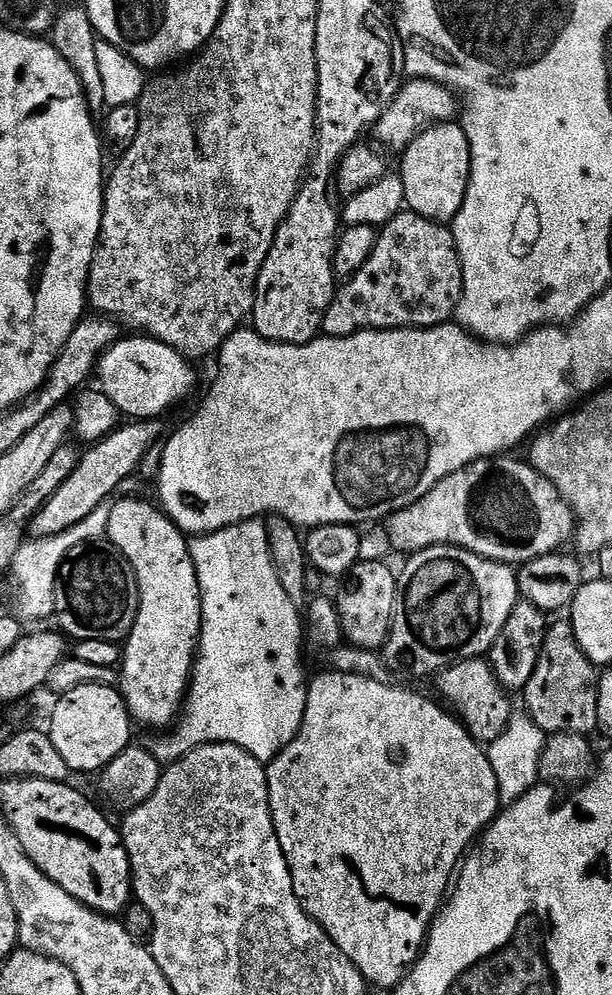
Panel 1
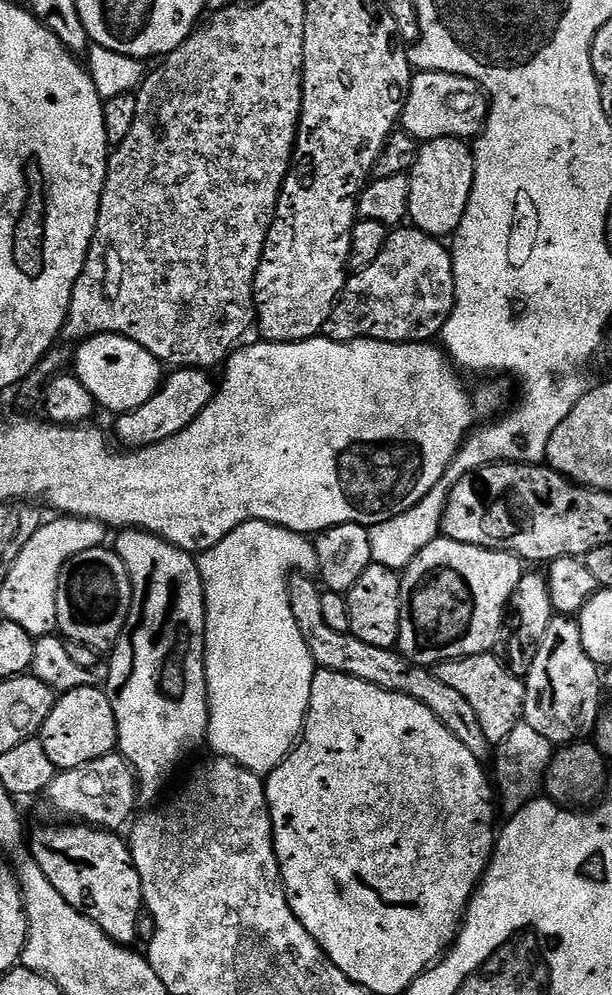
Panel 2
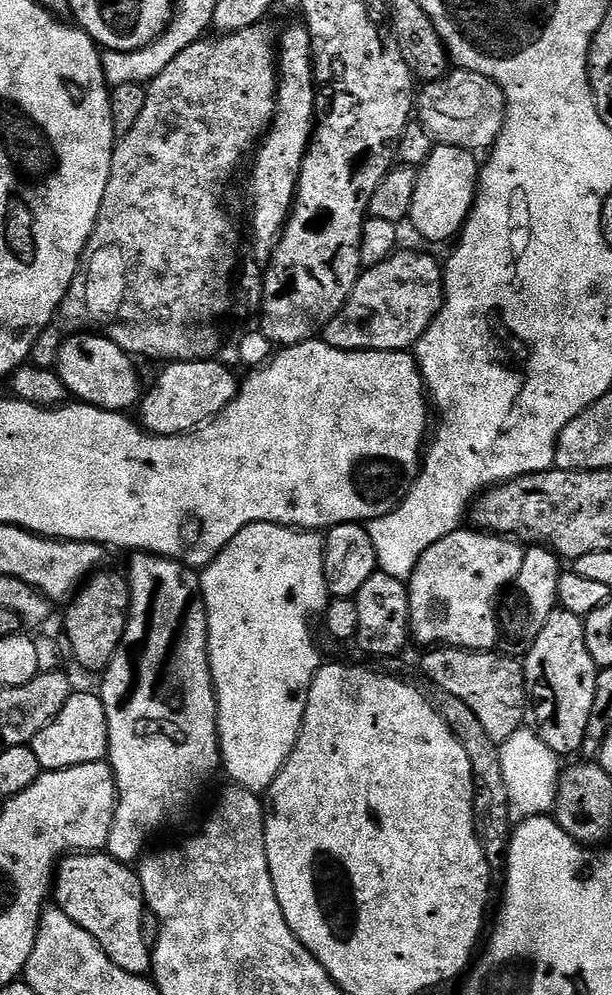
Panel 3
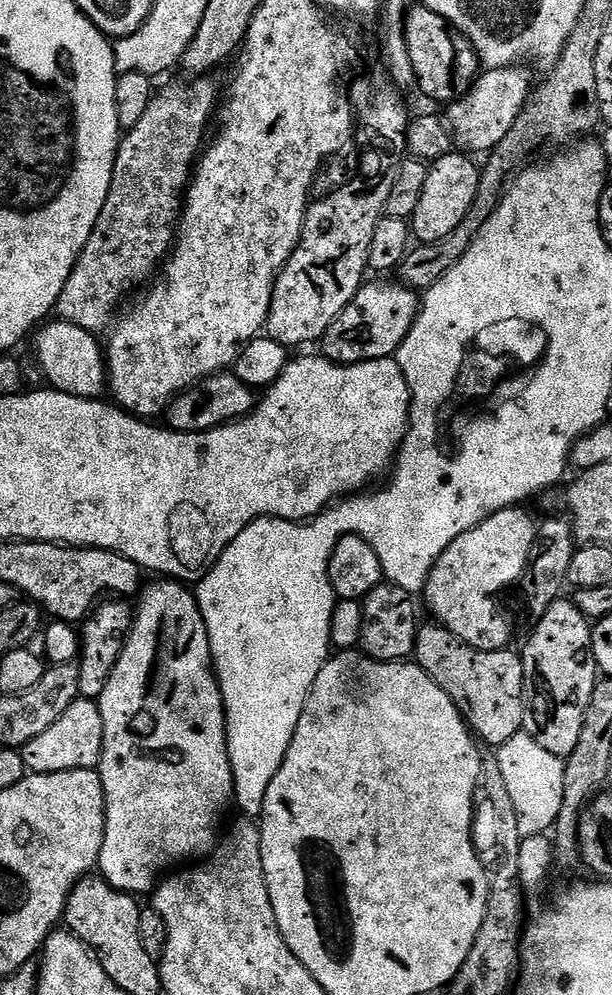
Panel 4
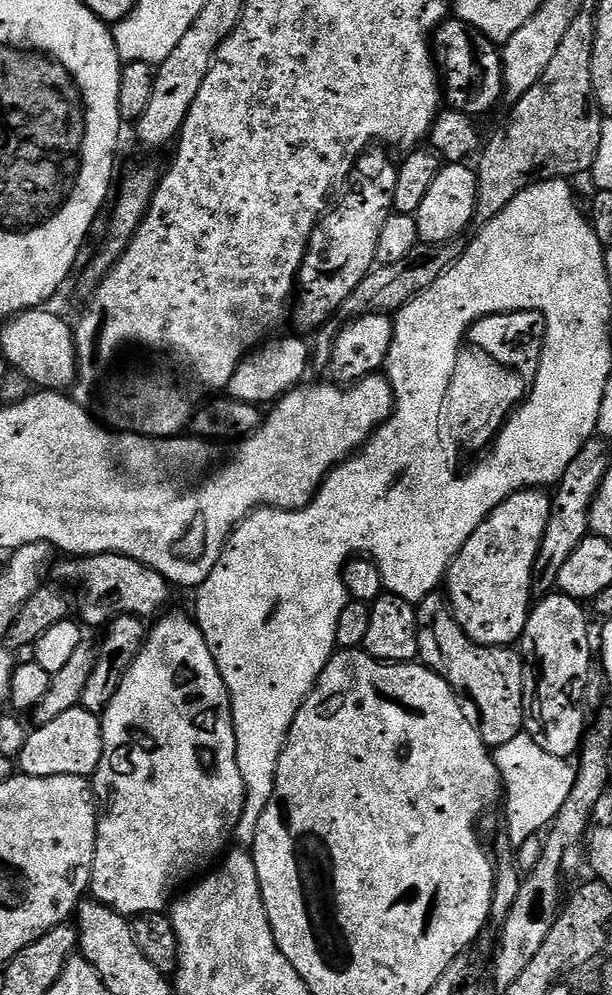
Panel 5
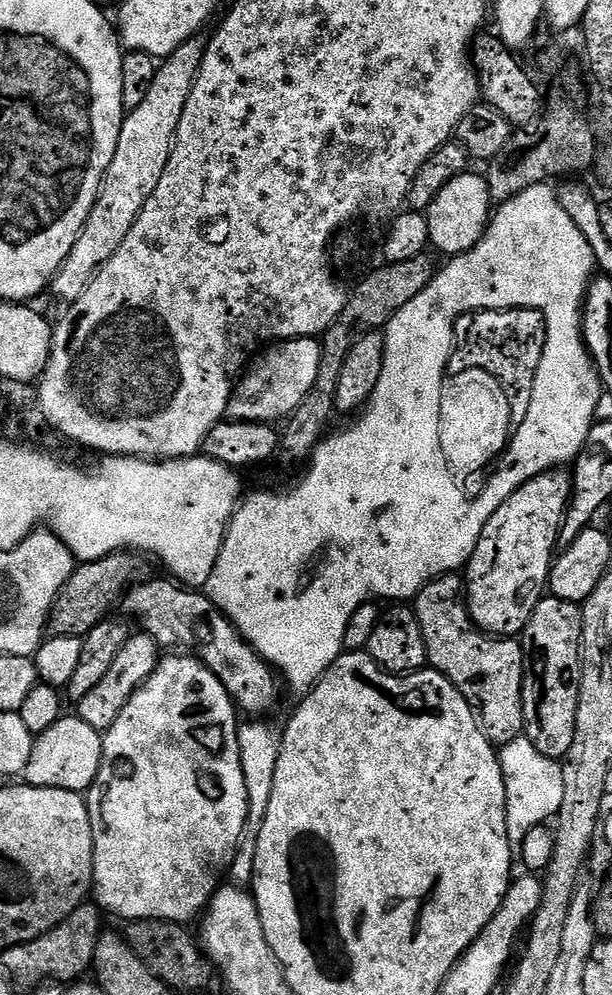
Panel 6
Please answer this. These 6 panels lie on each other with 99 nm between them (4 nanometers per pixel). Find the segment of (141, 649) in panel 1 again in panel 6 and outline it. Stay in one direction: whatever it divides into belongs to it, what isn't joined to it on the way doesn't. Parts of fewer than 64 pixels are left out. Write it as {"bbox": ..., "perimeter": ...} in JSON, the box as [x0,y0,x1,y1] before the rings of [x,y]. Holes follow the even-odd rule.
{"bbox":[86,654,248,925],"perimeter":[[[168,654],[133,696],[126,706],[114,718],[114,726],[103,733],[104,749],[102,766],[96,781],[86,793],[90,826],[94,834],[94,858],[92,859],[92,882],[94,900],[105,913],[113,912],[121,916],[124,922],[137,920],[171,920],[173,924],[187,925],[188,920],[195,921],[207,909],[212,895],[221,887],[226,873],[231,869],[236,851],[240,848],[240,839],[248,817],[248,795],[246,778],[242,774],[242,762],[238,750],[238,709],[232,703],[232,696],[218,682],[218,678],[201,660],[191,654]]]}

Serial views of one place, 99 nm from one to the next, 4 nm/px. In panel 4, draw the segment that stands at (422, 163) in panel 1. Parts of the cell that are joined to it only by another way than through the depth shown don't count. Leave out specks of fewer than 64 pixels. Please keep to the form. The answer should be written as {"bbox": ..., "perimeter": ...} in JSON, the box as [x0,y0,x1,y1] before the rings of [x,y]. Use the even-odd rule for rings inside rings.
{"bbox":[410,150,480,243],"perimeter":[[[453,150],[448,156],[431,161],[422,198],[418,198],[418,210],[414,210],[410,221],[411,235],[419,243],[438,242],[454,234],[458,222],[466,218],[466,210],[470,210],[480,185],[480,168],[472,160],[475,159],[471,155]]]}

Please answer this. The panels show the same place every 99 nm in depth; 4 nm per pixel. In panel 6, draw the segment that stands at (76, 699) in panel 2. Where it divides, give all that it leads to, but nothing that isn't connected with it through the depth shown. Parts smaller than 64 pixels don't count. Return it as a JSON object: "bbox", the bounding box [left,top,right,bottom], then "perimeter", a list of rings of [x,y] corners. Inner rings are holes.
{"bbox":[22,715,103,793],"perimeter":[[[61,715],[50,730],[39,733],[33,739],[30,762],[26,762],[26,770],[22,774],[23,783],[39,788],[65,788],[71,792],[87,793],[100,773],[103,749],[103,735],[94,730],[94,726],[82,722],[79,715]]]}

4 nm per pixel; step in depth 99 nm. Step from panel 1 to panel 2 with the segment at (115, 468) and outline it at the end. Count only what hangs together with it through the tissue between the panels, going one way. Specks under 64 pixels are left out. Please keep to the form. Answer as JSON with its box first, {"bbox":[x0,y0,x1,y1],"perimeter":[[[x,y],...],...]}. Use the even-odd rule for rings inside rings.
{"bbox":[115,368,218,450],"perimeter":[[[178,368],[169,371],[150,402],[142,402],[138,410],[122,412],[115,417],[116,436],[125,444],[121,445],[128,450],[149,448],[186,430],[186,426],[190,426],[190,422],[194,422],[194,418],[198,418],[198,414],[202,414],[202,410],[206,410],[206,406],[210,406],[214,398],[218,384],[208,376],[211,375],[202,368]]]}

